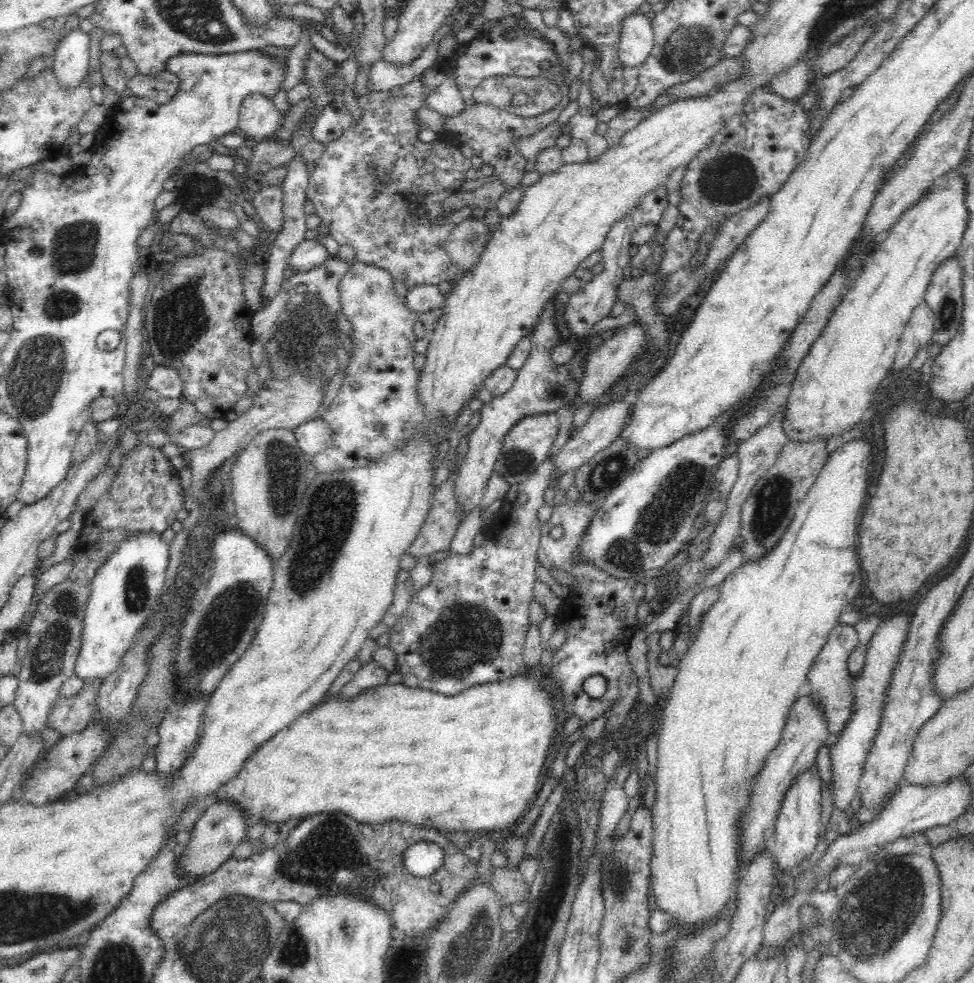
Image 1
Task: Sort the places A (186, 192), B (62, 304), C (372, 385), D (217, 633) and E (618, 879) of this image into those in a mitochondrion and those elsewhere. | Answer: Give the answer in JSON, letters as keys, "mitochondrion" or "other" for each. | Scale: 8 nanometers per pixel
{"A":"other","B":"mitochondrion","C":"other","D":"mitochondrion","E":"mitochondrion"}

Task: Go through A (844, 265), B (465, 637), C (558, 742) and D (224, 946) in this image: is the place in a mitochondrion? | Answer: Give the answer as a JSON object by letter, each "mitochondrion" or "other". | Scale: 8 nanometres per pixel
{"A":"other","B":"mitochondrion","C":"other","D":"mitochondrion"}

